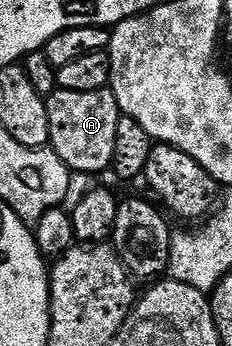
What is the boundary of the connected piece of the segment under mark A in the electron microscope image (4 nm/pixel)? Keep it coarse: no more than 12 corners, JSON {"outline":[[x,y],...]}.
{"outline":[[112,88],[46,98],[67,169],[112,166],[123,116]]}

